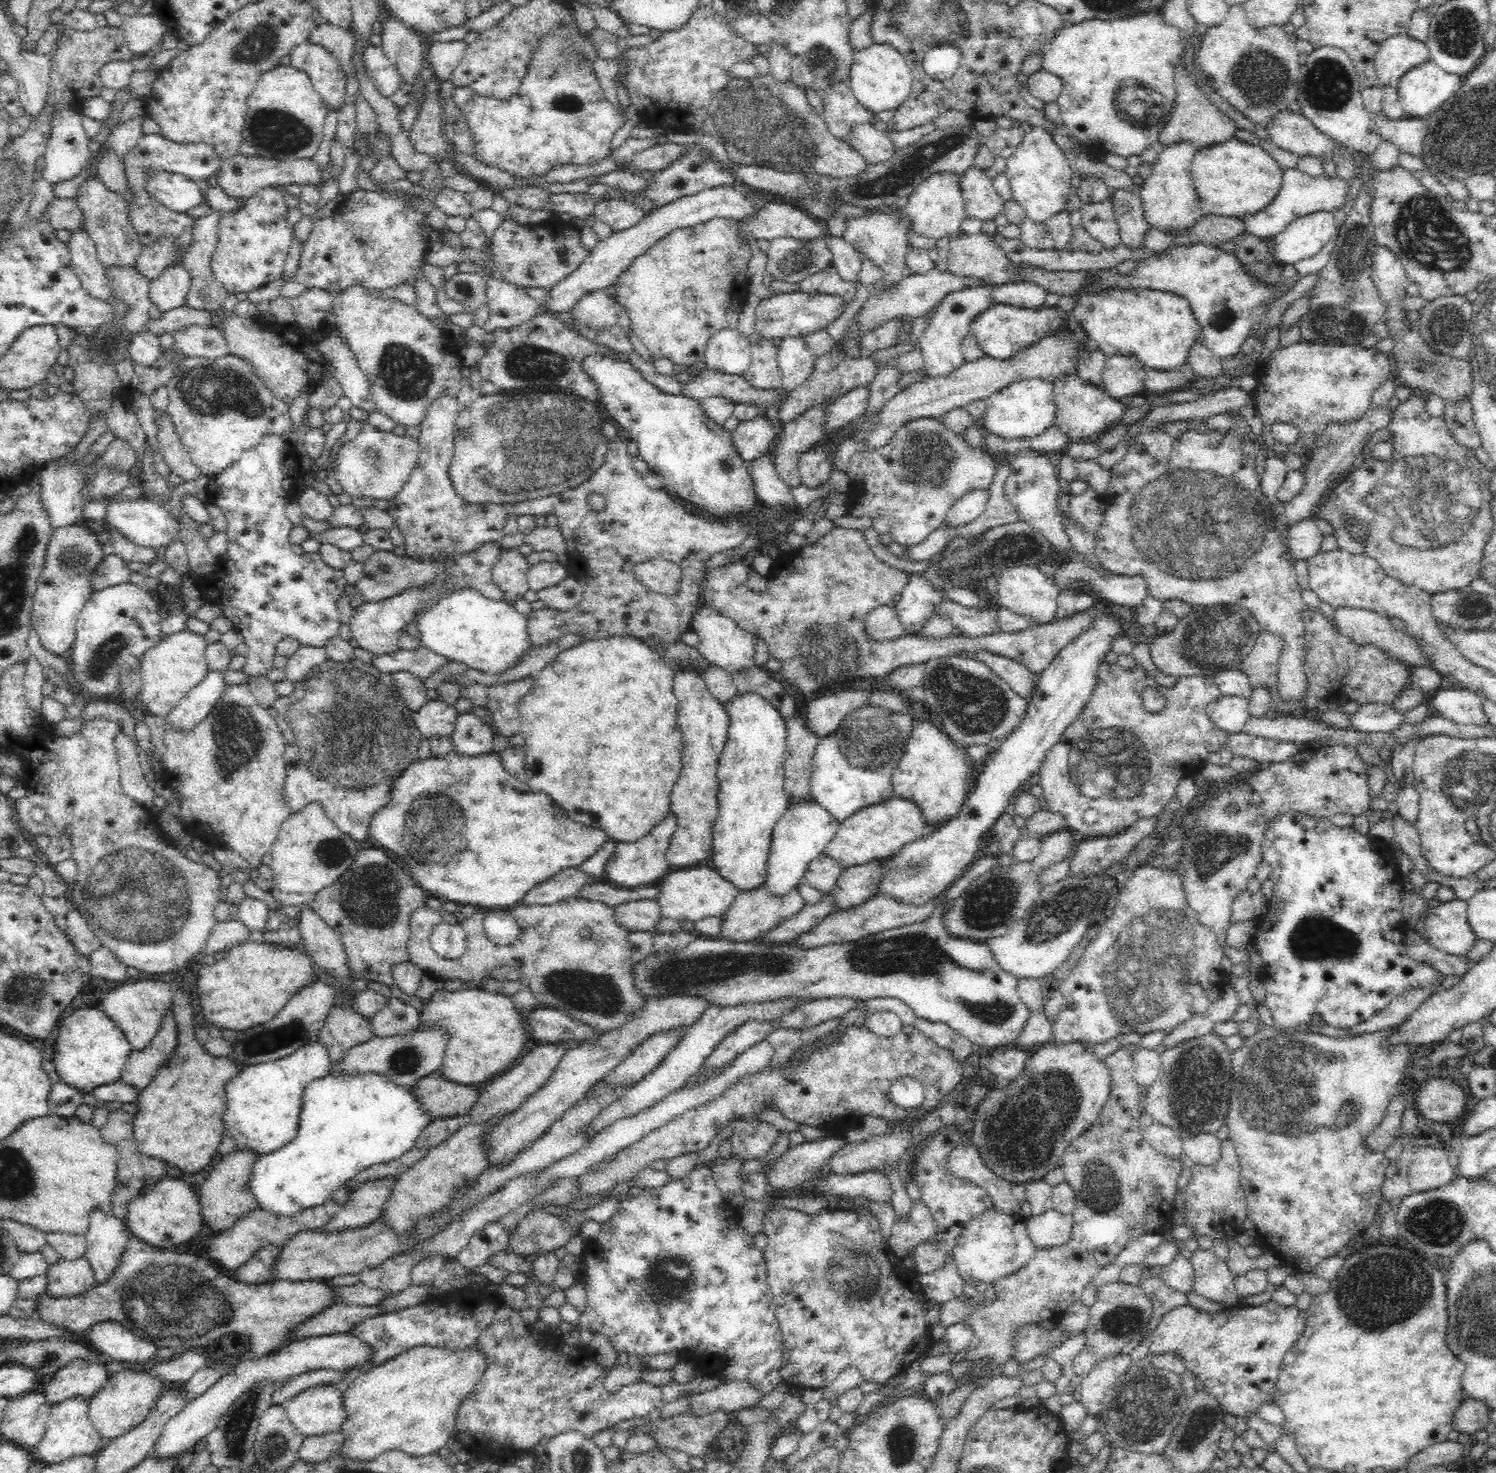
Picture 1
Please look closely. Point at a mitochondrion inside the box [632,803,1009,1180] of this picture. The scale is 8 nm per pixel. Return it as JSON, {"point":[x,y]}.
{"point":[672,974]}

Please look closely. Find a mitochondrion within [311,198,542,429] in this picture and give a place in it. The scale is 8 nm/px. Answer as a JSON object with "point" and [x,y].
{"point":[405,373]}

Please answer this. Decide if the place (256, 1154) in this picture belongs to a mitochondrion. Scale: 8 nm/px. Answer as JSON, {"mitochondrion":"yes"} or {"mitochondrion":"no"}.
{"mitochondrion":"no"}

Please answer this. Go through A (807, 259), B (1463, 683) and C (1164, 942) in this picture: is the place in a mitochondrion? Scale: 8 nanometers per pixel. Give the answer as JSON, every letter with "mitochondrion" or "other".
{"A":"mitochondrion","B":"other","C":"mitochondrion"}

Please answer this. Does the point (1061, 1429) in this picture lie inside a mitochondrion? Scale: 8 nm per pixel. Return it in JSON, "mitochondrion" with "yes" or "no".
{"mitochondrion":"no"}

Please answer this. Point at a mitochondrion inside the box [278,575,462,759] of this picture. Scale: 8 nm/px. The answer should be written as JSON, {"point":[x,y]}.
{"point":[401,684]}

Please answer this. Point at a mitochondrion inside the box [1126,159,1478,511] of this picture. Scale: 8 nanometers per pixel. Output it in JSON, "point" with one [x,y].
{"point":[1428,236]}

